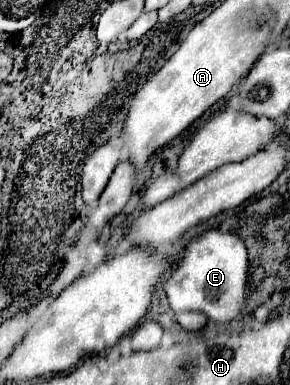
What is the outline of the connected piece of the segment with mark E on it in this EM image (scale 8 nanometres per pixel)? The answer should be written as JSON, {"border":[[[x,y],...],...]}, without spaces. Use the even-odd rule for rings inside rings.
{"border":[[[212,229],[190,241],[180,265],[166,279],[166,295],[174,313],[200,311],[210,321],[224,325],[236,319],[242,303],[246,303],[248,275],[248,253],[242,239]]]}

